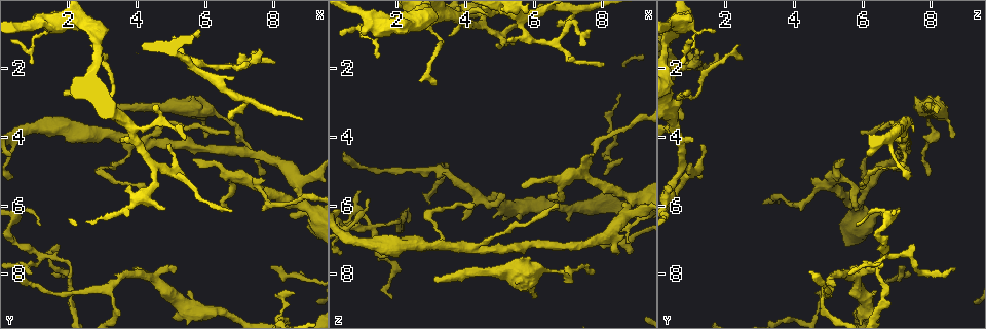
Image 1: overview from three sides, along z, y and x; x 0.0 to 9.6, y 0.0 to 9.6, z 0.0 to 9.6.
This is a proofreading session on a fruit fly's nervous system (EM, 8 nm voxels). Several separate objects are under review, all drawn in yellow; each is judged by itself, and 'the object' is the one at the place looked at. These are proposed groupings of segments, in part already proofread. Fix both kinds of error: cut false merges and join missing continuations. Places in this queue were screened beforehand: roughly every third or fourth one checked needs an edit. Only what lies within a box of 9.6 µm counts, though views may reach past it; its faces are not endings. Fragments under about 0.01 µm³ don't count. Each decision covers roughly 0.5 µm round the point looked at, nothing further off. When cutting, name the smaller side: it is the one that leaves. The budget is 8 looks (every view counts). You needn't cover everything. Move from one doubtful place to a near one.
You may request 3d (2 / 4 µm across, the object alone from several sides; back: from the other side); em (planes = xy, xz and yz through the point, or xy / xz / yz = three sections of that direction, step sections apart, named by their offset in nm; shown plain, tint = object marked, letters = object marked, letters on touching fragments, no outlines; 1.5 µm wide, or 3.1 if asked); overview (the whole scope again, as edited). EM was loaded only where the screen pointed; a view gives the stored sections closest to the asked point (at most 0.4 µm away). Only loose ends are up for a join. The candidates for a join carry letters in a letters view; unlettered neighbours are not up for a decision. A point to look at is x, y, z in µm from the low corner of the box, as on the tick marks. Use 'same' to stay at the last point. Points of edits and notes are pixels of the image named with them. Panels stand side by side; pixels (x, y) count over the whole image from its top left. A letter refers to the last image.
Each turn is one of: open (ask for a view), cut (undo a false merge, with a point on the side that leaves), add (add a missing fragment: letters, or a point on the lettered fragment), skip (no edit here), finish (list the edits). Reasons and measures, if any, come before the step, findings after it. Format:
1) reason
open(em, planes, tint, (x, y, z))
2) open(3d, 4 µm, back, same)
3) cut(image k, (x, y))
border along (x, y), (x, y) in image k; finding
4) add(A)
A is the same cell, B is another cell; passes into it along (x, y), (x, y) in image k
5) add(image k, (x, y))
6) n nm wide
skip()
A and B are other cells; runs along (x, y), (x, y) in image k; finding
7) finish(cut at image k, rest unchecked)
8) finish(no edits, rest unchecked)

an open end
open(3d, 4 µm, (6.70, 3.45, 0.75))

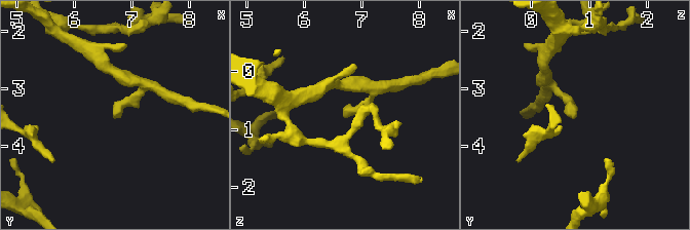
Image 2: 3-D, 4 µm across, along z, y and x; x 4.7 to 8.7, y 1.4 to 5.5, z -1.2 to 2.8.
open(em, xz, step 4, tint, (6.70, 3.45, 0.80))

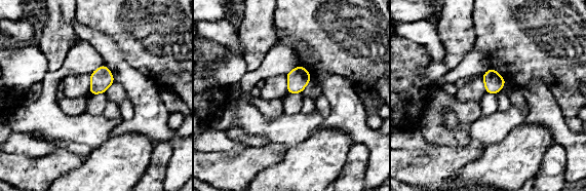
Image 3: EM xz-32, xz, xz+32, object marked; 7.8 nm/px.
cut it another way
open(em, planes, letters, same)

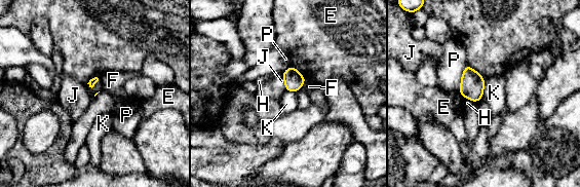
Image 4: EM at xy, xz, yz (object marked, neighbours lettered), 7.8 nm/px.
skip()
E, F, H, J, K and P are other cells; border along (101, 81), (91, 87), (87, 84) in image 4; none of them fits

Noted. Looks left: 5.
tapers out
open(3d, 2 µm, (5.15, 1.50, 1.25))

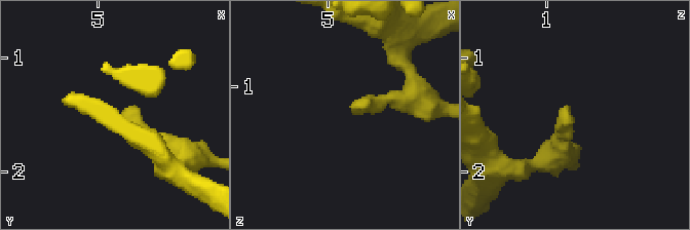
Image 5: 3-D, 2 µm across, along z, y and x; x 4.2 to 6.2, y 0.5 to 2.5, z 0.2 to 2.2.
open(em, planes, letters, (5.20, 1.52, 1.22))

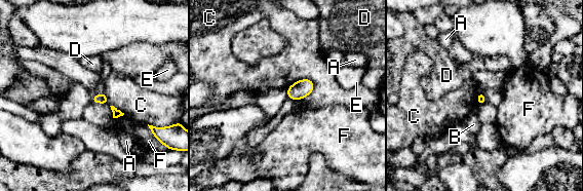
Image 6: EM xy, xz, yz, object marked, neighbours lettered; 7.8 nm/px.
C touches over 240 nm
skip()
A, B, C, D, E and F are other cells; border along (314, 82), (299, 79), (286, 89) in image 6; no lettered fragment goes on from it

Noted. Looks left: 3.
abrupt turn
open(3d, 4 µm, back, (2.90, 1.60, 2.25))

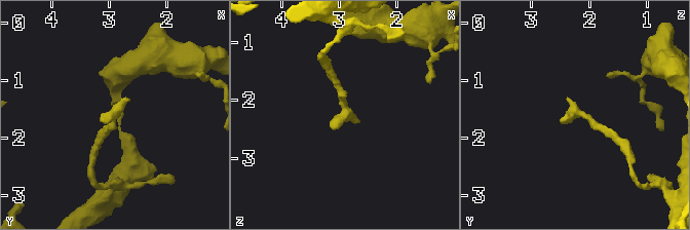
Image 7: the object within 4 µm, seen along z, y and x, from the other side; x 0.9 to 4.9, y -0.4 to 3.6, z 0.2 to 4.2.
now the EM
open(em, yz, step 4, tint, (2.90, 1.60, 2.25))

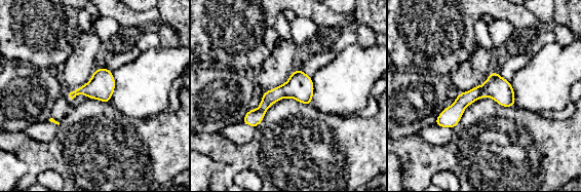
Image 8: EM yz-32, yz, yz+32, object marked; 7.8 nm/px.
open(em, planes, letters, same)

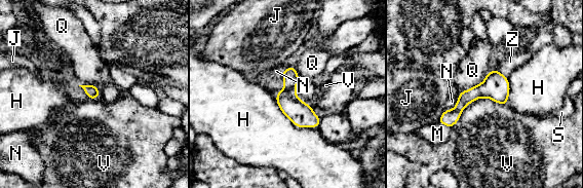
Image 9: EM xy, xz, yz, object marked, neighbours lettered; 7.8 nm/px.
skip()
H, J, M, N, Q, S, V and Z are other cells; runs along (505, 80), (472, 94), (441, 120) in image 9; continuous, no second neuron

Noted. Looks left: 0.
finish(no edits, rest unchecked)

